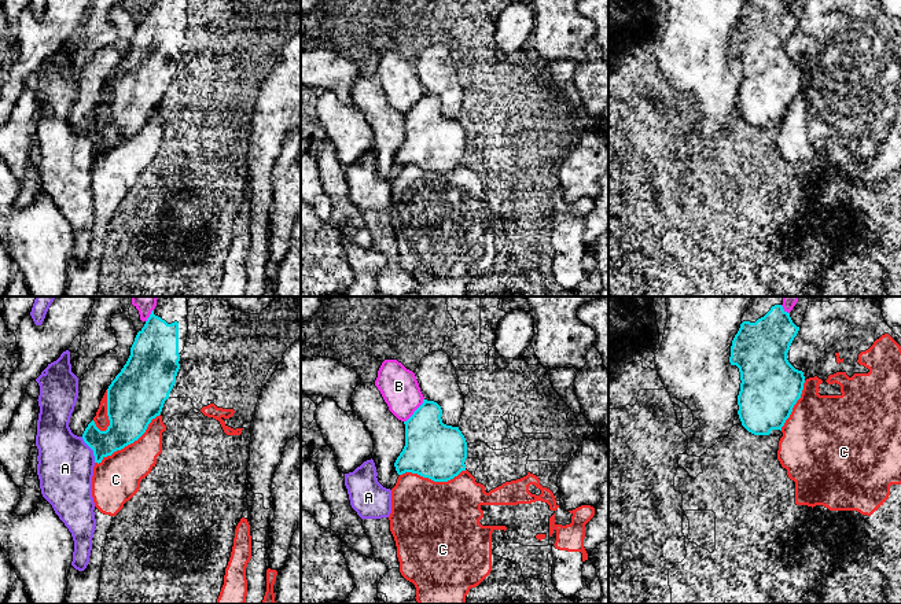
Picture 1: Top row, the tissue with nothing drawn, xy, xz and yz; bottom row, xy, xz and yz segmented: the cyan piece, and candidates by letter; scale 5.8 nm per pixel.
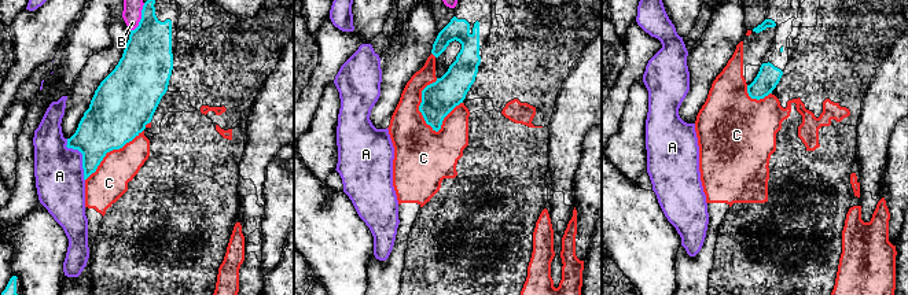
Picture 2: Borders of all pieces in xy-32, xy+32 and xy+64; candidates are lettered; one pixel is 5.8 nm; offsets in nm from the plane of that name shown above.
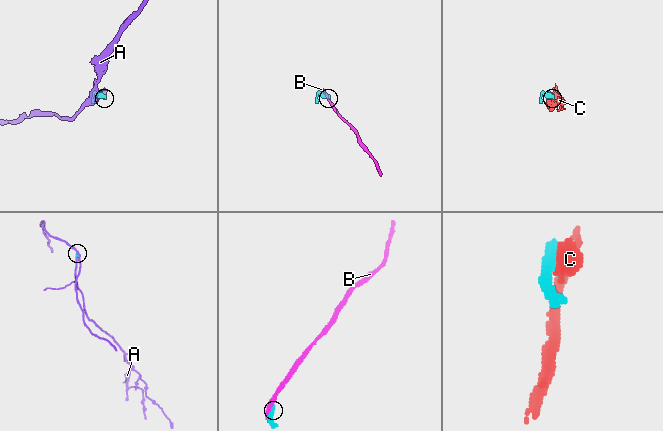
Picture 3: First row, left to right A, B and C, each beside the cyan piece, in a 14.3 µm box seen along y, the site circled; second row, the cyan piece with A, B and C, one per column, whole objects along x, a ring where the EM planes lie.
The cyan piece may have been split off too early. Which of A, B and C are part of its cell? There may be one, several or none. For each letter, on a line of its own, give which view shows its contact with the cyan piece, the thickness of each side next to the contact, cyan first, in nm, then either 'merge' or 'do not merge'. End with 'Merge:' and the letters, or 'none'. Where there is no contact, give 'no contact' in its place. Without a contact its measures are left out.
A: xy | 200/320 nm | do not merge
B: xz | 320/220 nm | do not merge
C: xy | 300/280 nm | do not merge
Merge: none

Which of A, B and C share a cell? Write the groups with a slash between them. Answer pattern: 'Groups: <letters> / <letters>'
Groups: A / B / C

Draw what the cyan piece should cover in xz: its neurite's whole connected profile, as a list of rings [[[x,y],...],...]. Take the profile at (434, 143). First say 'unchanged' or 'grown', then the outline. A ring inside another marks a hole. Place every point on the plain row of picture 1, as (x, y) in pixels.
unchanged; [[[423,92],[404,114],[405,139],[394,159],[398,167],[418,166],[434,174],[448,174],[466,163],[467,135],[459,119],[442,115],[442,102]]]

